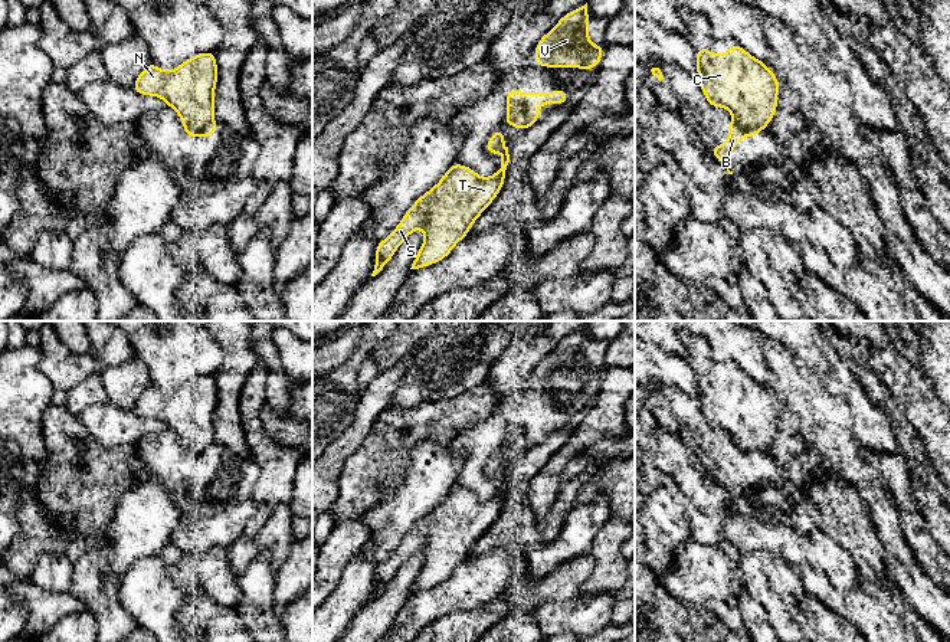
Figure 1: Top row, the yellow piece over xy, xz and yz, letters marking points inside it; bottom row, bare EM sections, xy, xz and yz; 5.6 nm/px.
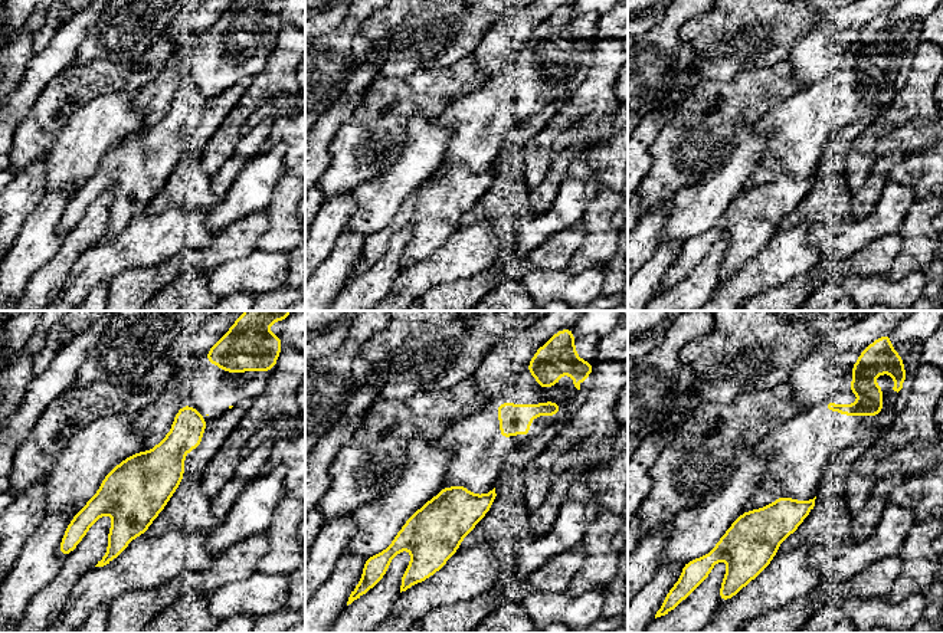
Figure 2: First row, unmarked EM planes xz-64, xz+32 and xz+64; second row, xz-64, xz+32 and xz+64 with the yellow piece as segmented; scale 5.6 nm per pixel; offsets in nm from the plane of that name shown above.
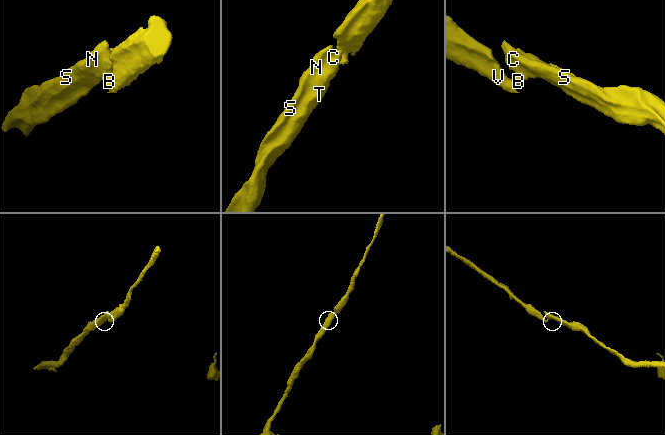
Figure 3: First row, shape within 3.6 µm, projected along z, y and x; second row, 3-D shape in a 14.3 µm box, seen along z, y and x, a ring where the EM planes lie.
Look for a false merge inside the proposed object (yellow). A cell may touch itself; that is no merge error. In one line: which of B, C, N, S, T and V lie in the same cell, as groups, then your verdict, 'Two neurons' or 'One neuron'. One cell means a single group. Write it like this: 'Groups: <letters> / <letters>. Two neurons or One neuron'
Groups: B V / C N S T. Two neurons

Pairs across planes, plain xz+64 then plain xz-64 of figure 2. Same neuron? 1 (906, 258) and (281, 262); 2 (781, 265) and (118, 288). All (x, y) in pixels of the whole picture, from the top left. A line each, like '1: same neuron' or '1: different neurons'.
1: different neurons
2: different neurons

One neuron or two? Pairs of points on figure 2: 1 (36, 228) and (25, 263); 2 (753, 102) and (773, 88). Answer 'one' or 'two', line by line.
1: one
2: one

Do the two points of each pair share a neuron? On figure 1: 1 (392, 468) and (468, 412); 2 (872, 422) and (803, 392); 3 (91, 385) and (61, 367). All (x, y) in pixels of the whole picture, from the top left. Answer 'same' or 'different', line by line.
1: same
2: different
3: different

